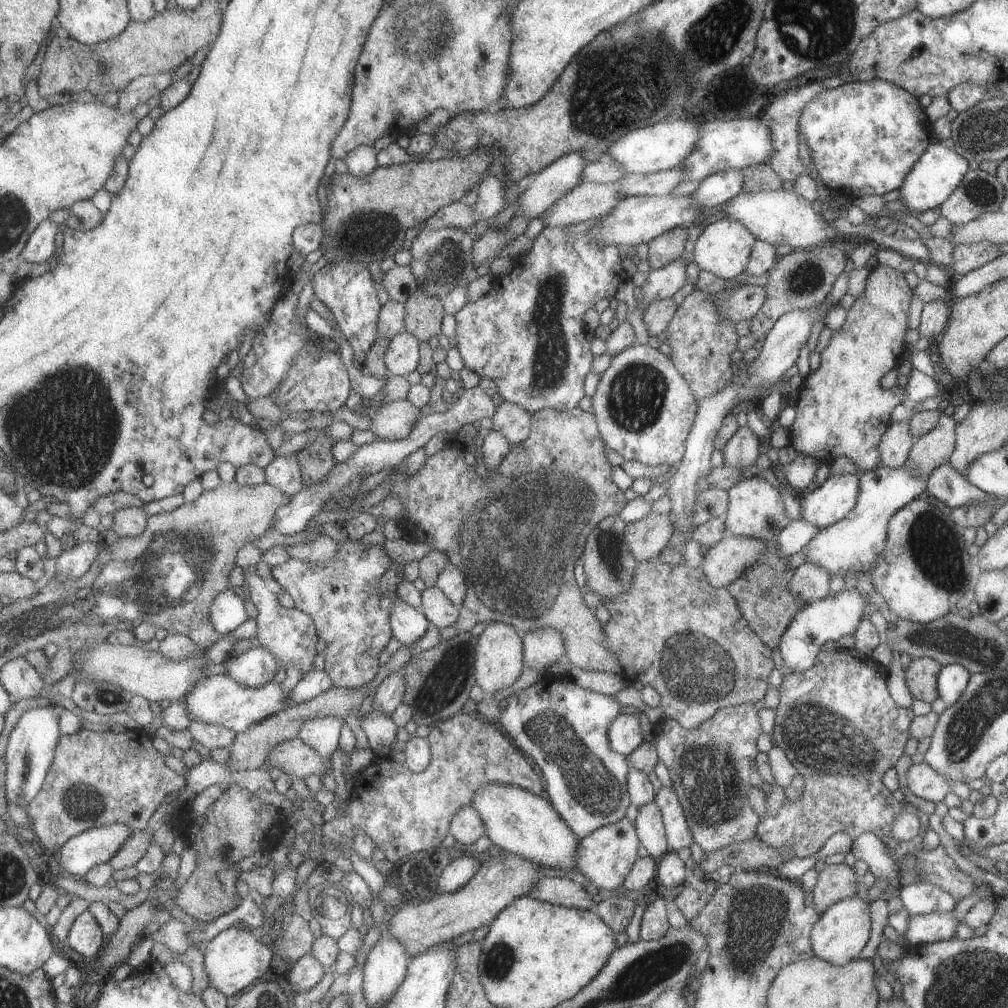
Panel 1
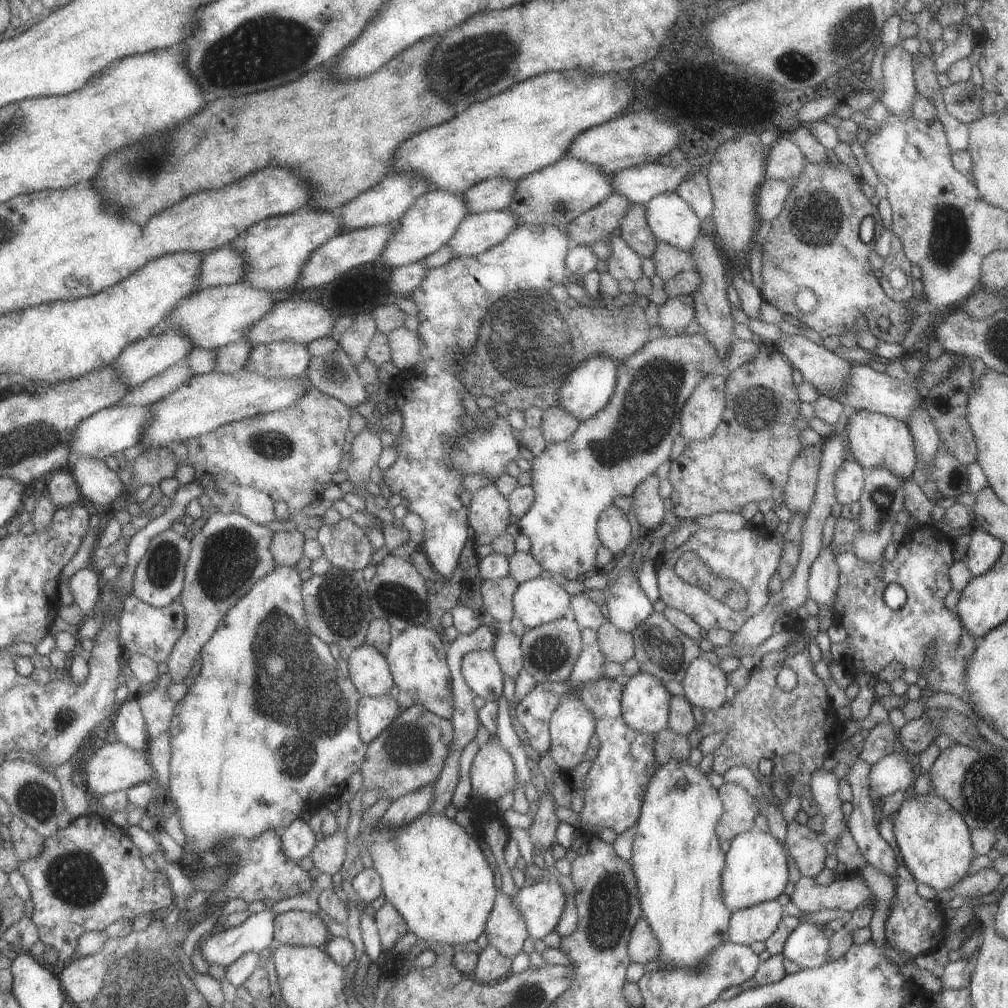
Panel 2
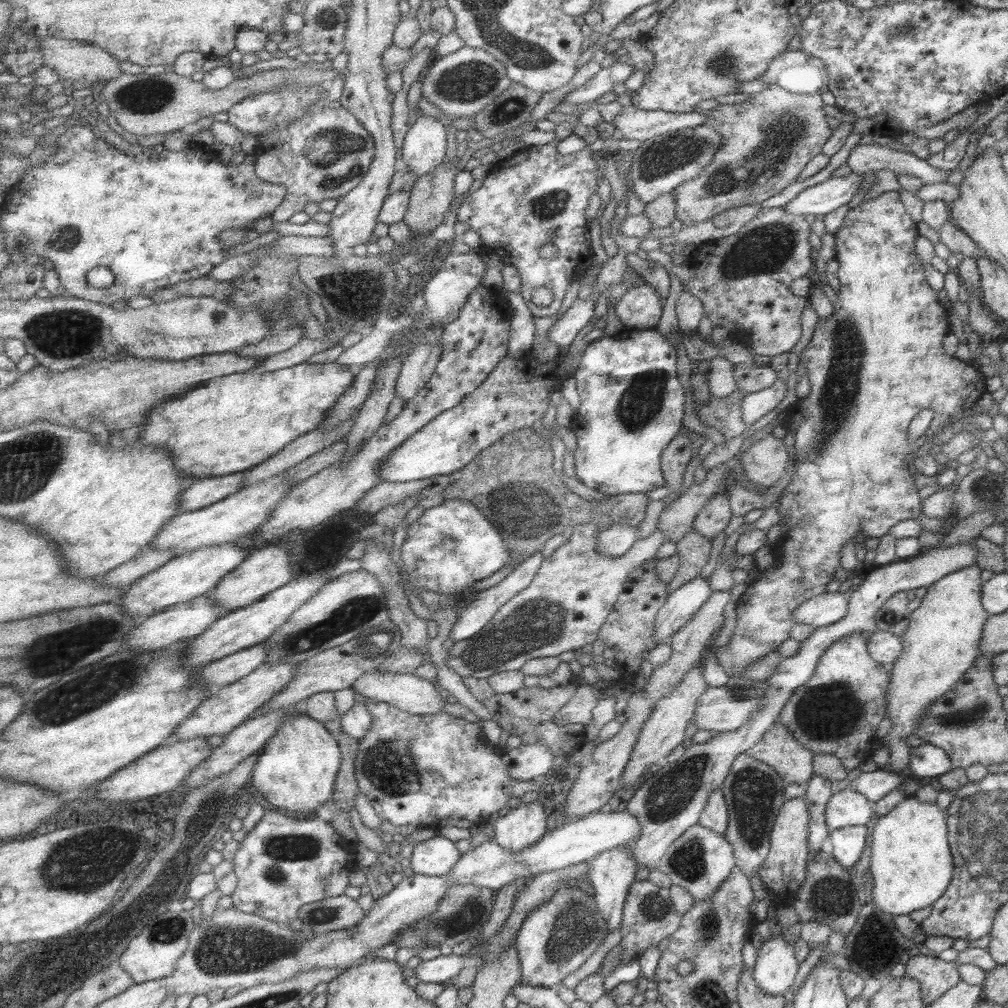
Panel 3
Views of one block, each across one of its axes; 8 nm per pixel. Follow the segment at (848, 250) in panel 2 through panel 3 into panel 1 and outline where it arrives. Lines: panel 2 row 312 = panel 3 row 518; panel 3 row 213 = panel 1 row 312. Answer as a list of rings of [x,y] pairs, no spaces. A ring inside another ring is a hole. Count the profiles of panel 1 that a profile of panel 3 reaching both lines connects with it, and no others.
[[[877,264],[869,271],[863,295],[846,310],[845,323],[832,332],[829,344],[820,353],[820,366],[803,378],[798,400],[793,404],[795,420],[788,432],[789,444],[798,455],[825,463],[844,456],[853,461],[857,472],[872,470],[881,464],[878,445],[890,425],[890,414],[895,406],[905,404],[903,388],[894,385],[889,390],[883,390],[880,379],[903,358],[905,343],[902,339],[908,330],[907,310],[913,294],[903,273],[884,264]]]

